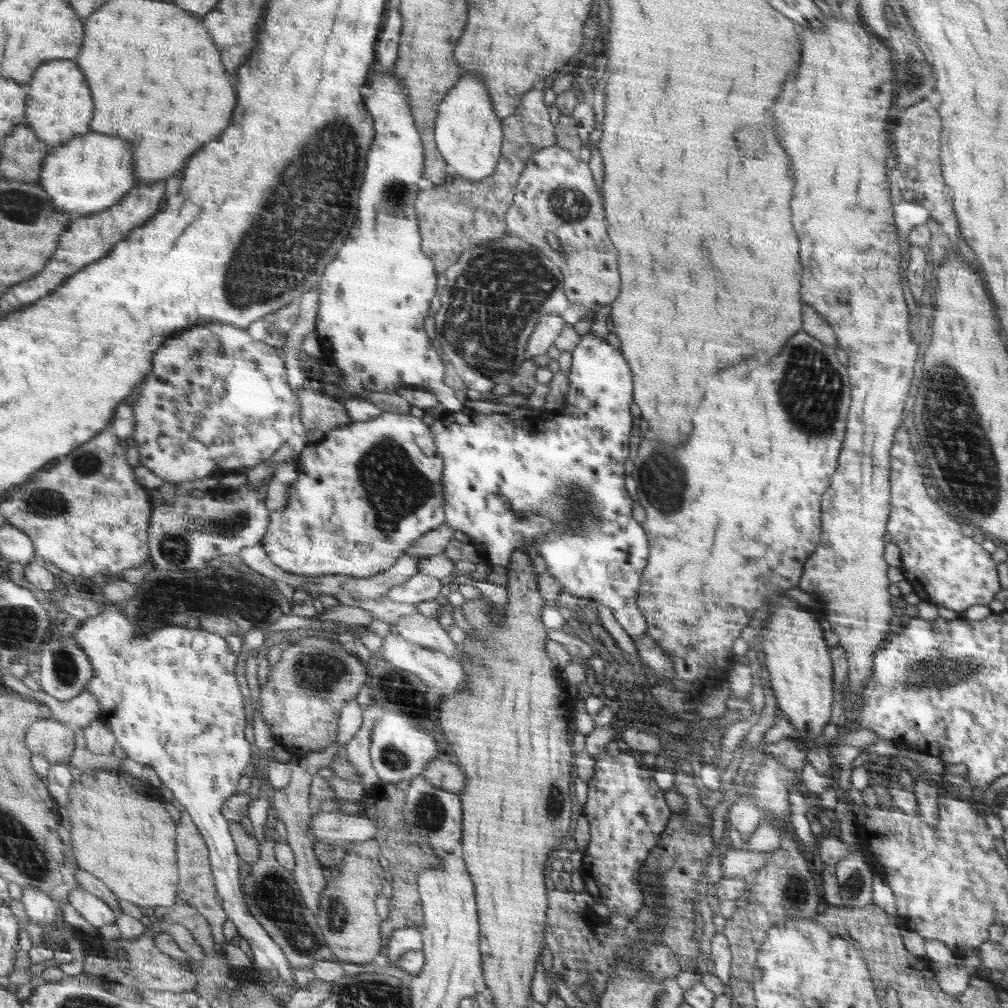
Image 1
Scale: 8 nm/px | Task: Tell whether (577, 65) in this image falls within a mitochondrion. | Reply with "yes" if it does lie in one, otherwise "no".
no

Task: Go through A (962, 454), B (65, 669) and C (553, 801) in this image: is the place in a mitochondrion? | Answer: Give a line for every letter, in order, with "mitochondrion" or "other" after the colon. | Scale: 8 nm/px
A: mitochondrion
B: mitochondrion
C: mitochondrion

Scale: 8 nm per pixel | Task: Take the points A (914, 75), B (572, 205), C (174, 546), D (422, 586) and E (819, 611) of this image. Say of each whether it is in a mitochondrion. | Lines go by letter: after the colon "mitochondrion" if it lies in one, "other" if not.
A: mitochondrion
B: mitochondrion
C: mitochondrion
D: other
E: other

